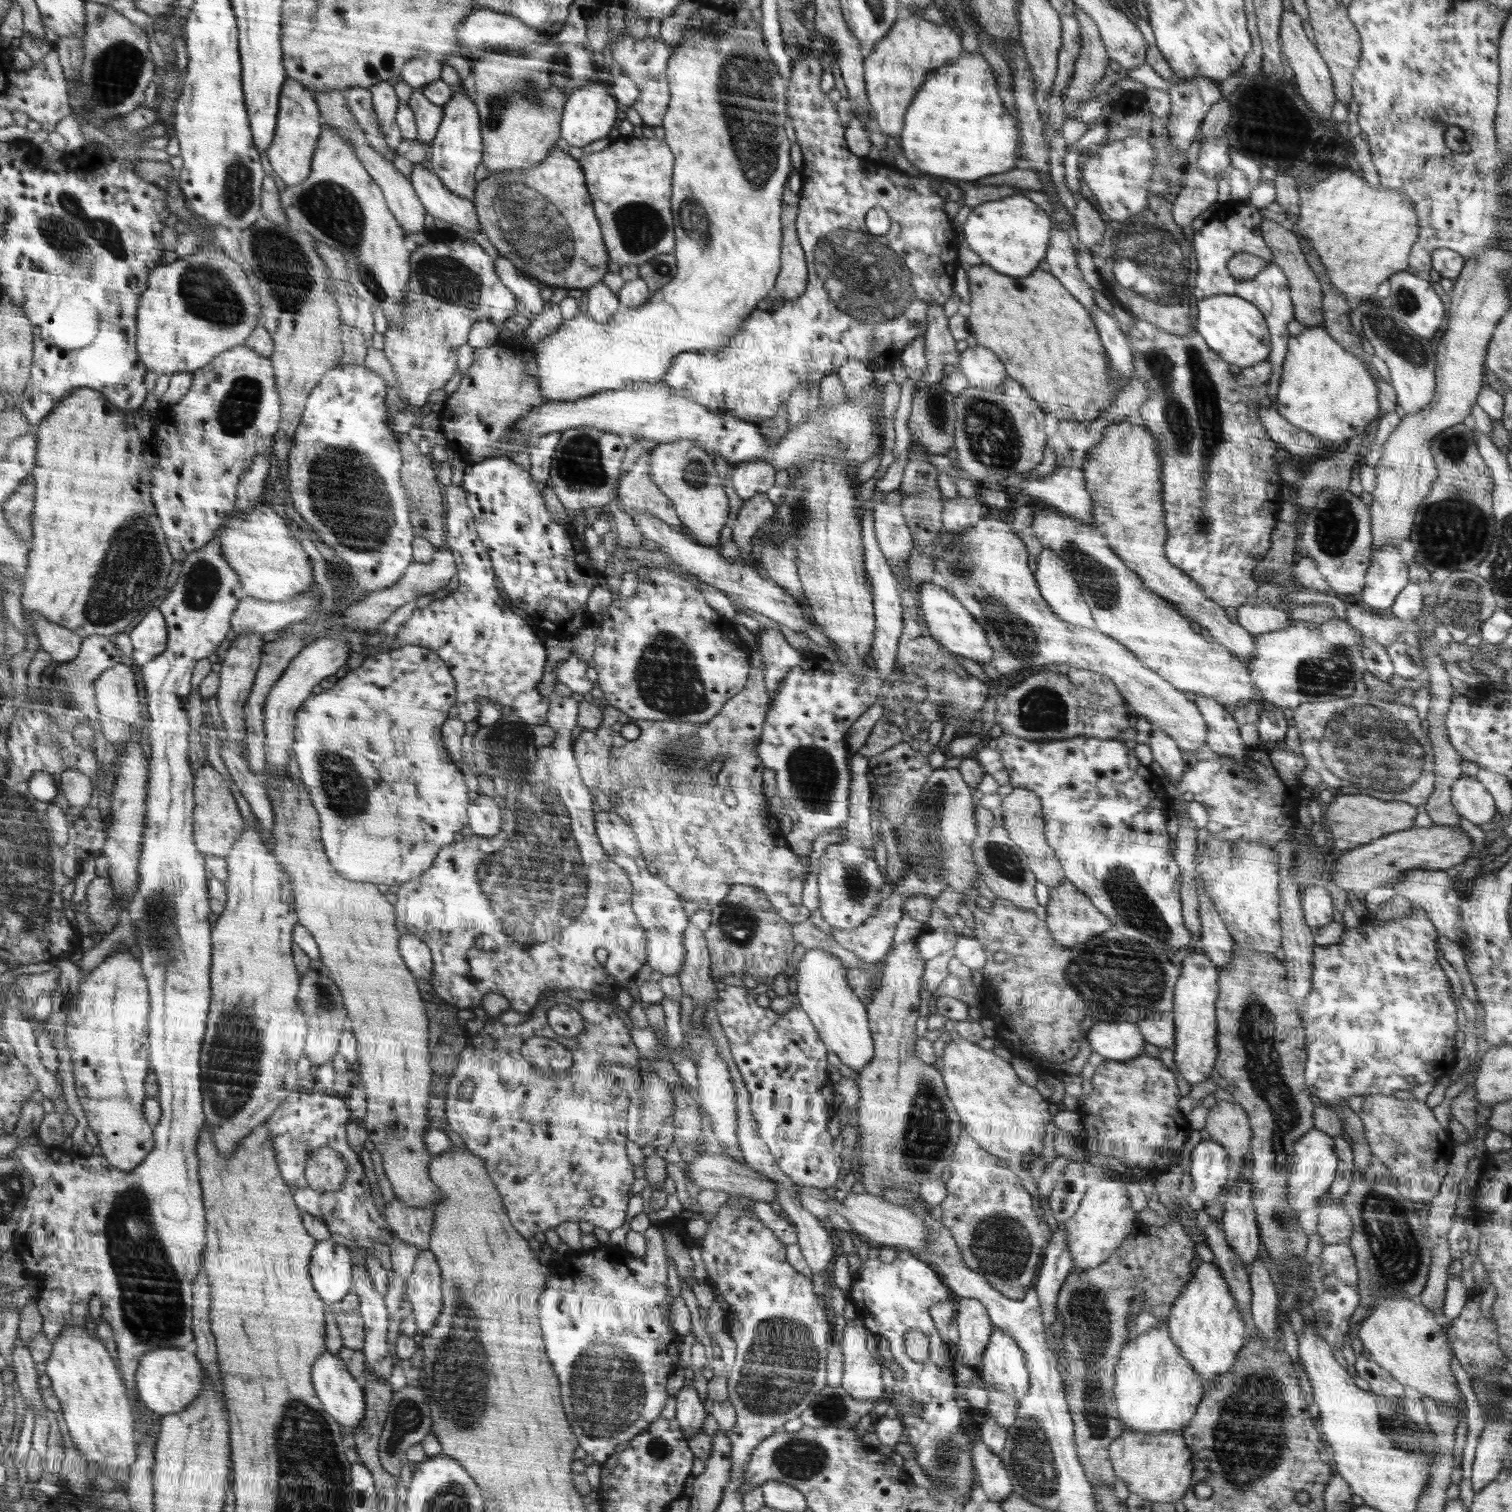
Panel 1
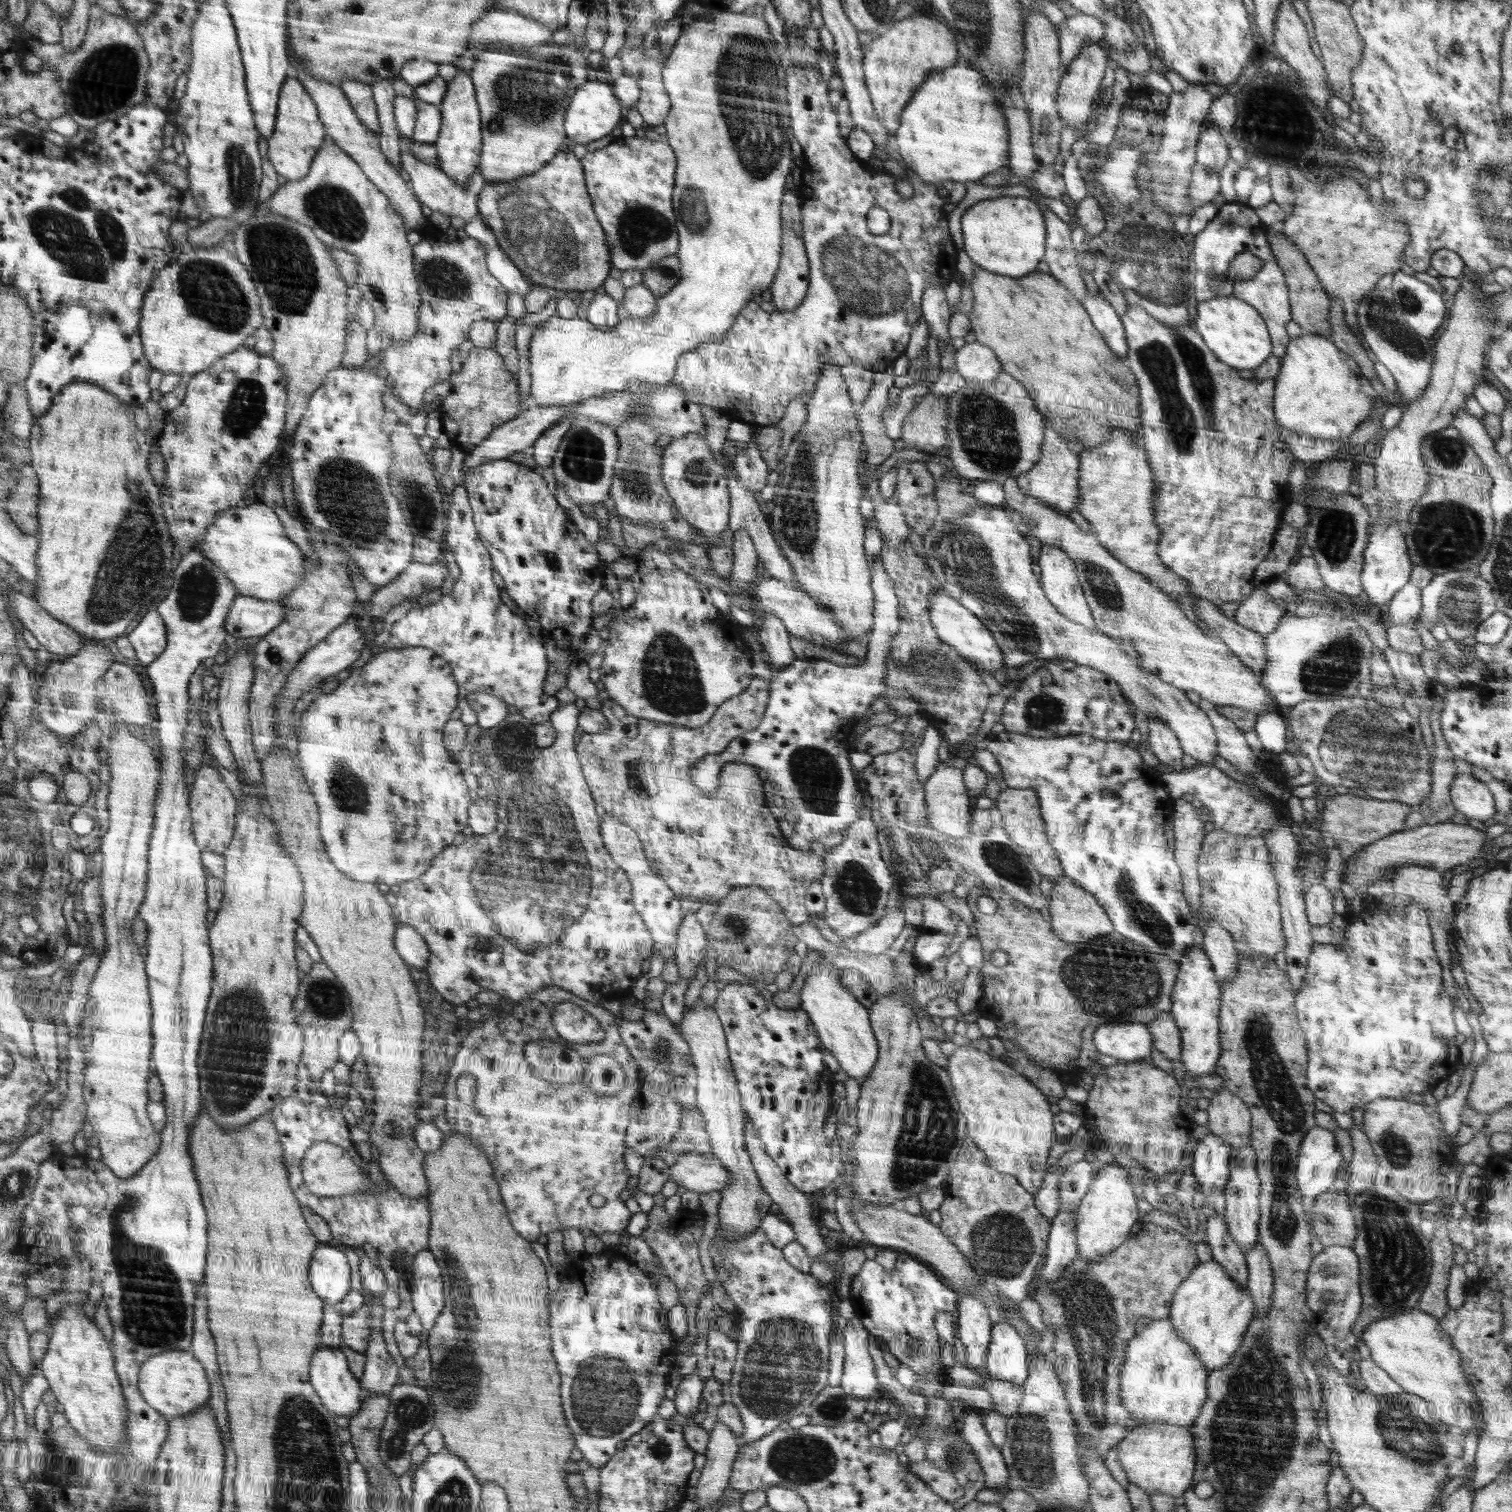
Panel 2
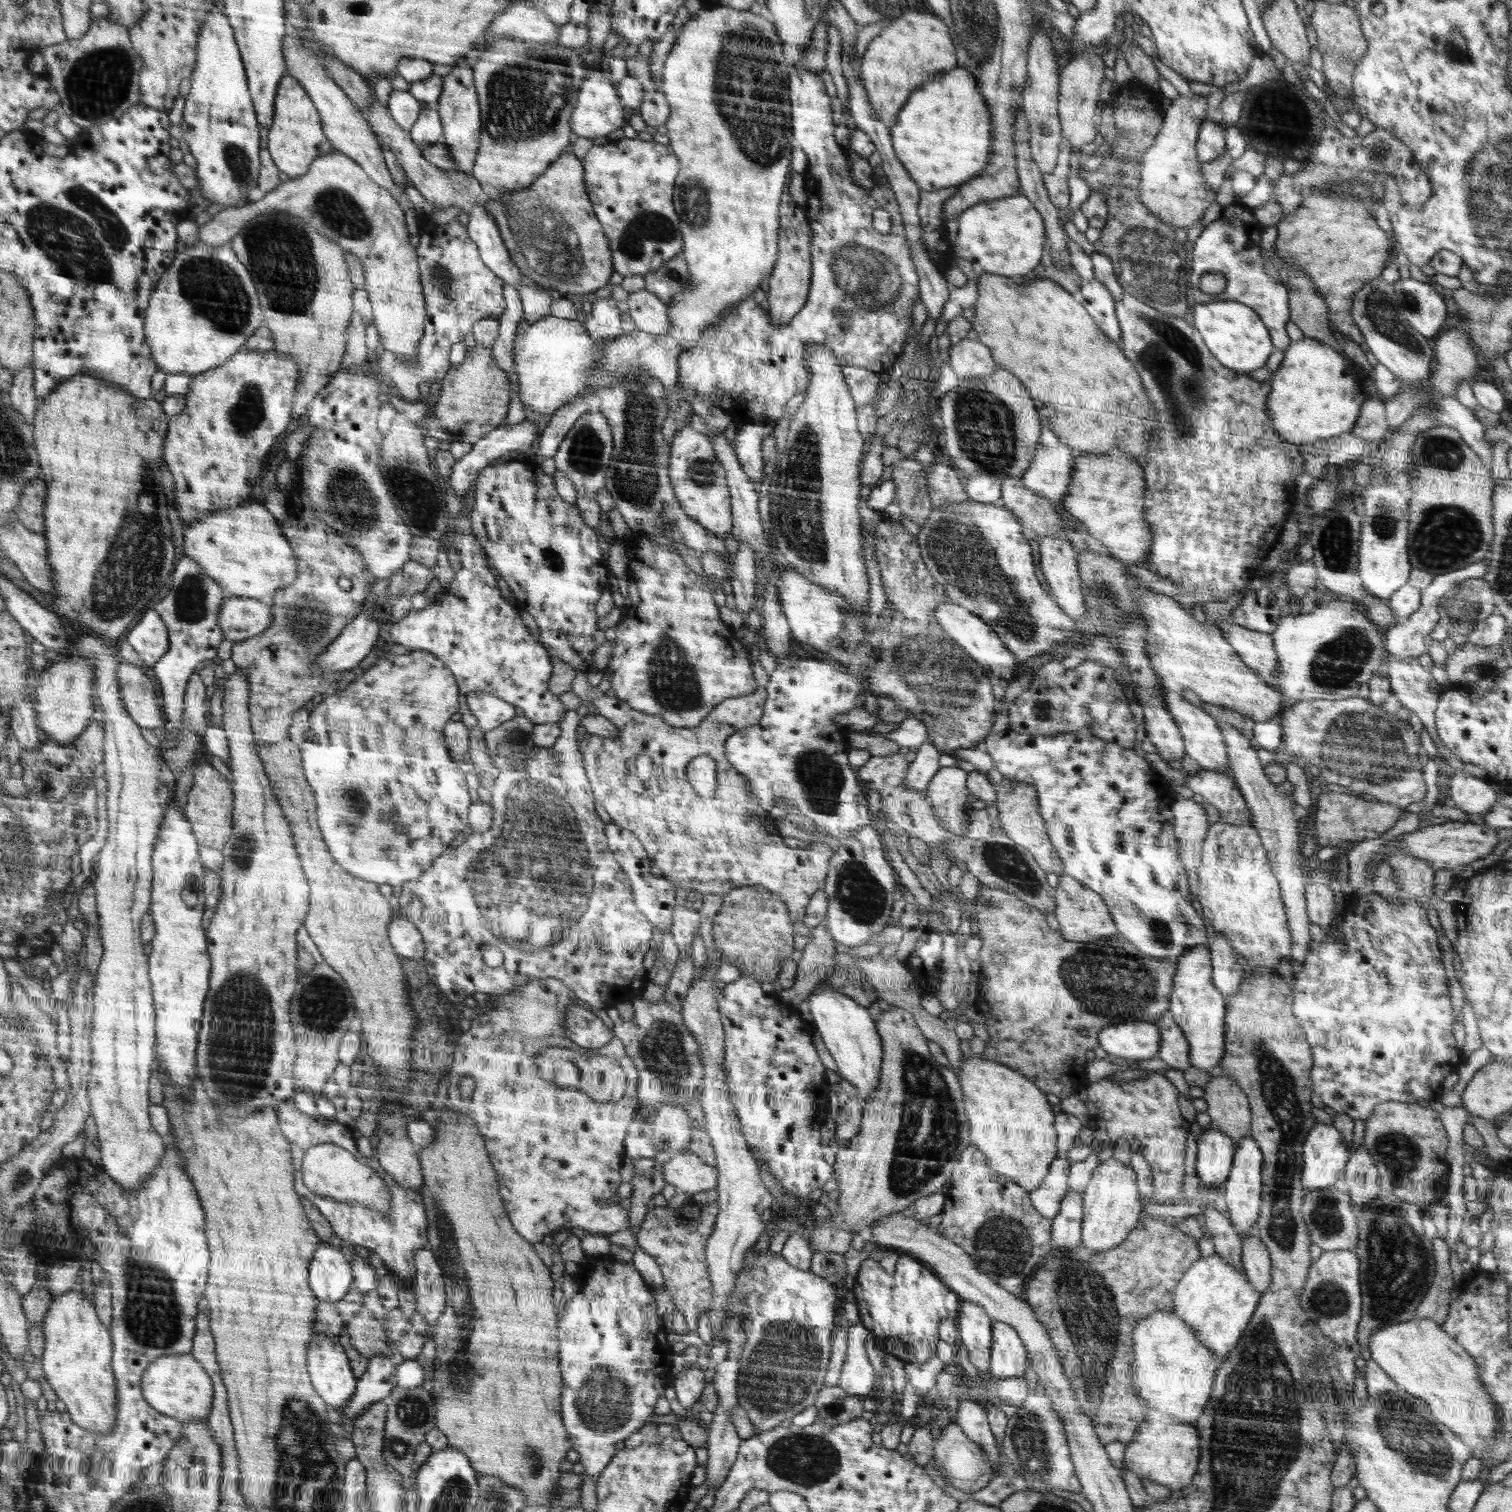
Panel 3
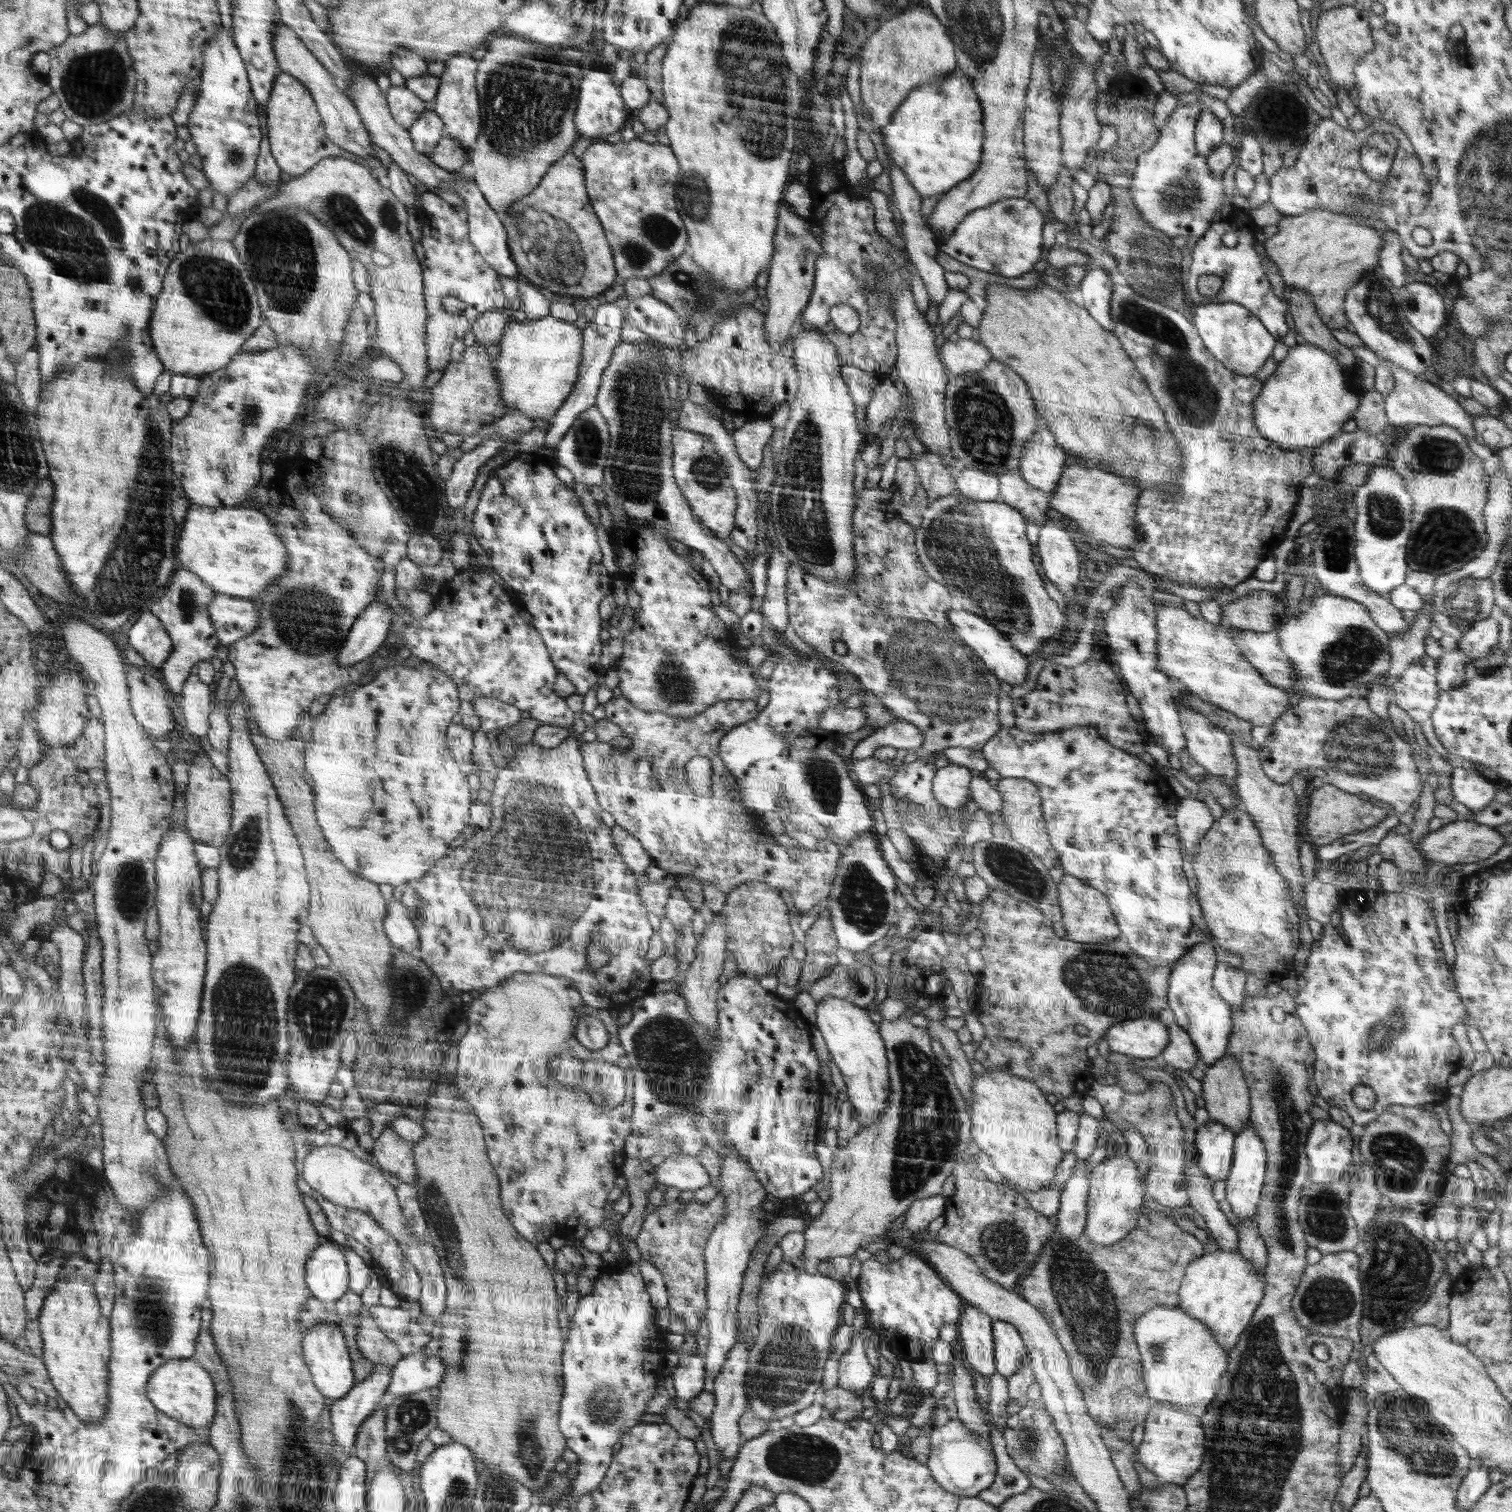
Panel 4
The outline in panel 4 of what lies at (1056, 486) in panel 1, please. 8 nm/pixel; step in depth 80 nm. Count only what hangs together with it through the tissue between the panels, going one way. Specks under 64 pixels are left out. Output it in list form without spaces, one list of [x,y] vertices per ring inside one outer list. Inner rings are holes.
[[[1041,419],[1034,434],[1026,441],[1019,462],[1019,473],[1028,484],[1042,489],[1050,494],[1061,479],[1065,468],[1067,452],[1057,443],[1055,436]]]

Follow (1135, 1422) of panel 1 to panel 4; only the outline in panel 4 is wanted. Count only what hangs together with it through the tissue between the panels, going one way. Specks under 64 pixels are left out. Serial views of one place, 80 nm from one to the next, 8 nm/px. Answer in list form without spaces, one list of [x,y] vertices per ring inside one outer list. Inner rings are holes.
[[[1160,1306],[1148,1310],[1134,1324],[1142,1363],[1142,1382],[1152,1402],[1166,1403],[1191,1415],[1202,1416],[1212,1402],[1229,1356],[1212,1331],[1180,1308]]]

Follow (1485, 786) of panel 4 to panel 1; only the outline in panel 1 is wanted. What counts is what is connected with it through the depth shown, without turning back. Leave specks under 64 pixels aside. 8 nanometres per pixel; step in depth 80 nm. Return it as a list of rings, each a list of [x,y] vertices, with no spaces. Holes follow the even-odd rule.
[[[1463,775],[1454,781],[1451,802],[1464,820],[1476,826],[1492,822],[1497,813],[1493,797],[1475,777]]]

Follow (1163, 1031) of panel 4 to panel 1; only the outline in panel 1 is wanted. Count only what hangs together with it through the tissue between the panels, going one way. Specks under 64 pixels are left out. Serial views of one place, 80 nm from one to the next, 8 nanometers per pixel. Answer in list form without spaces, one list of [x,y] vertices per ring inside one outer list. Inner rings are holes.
[[[1098,1021],[1087,1033],[1094,1052],[1115,1061],[1130,1060],[1145,1051],[1145,1040],[1136,1023]]]

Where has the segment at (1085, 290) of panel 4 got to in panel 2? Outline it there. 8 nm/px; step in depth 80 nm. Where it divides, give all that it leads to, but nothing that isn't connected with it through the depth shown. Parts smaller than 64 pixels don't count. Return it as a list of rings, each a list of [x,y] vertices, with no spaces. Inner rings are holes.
[[[1088,292],[1081,304],[1088,312],[1093,326],[1102,333],[1104,342],[1110,348],[1110,352],[1114,352],[1120,360],[1126,363],[1128,344],[1125,330],[1118,314],[1110,306],[1110,302],[1102,294]]]

